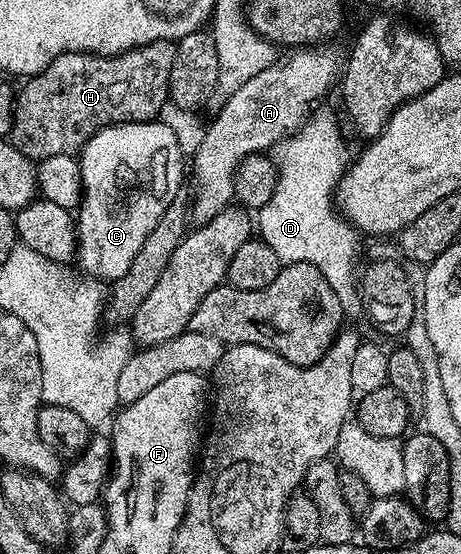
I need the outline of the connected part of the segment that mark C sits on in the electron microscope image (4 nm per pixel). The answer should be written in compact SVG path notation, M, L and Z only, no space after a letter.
M150 121L147 123L116 123L113 127L104 127L103 130L96 131L81 148L79 164L81 167L81 202L75 211L77 229L75 263L76 266L79 265L85 270L82 272L88 278L94 281L112 281L123 277L123 273L127 273L127 269L131 267L131 261L135 261L135 253L139 253L139 249L143 249L143 241L147 241L147 233L151 233L151 229L155 229L159 217L163 217L163 213L167 213L167 205L171 205L171 201L182 194L181 178L184 175L186 178L187 175L187 159L181 154L179 141L175 141L175 133L171 133L171 129L167 129L167 125L163 122Z

